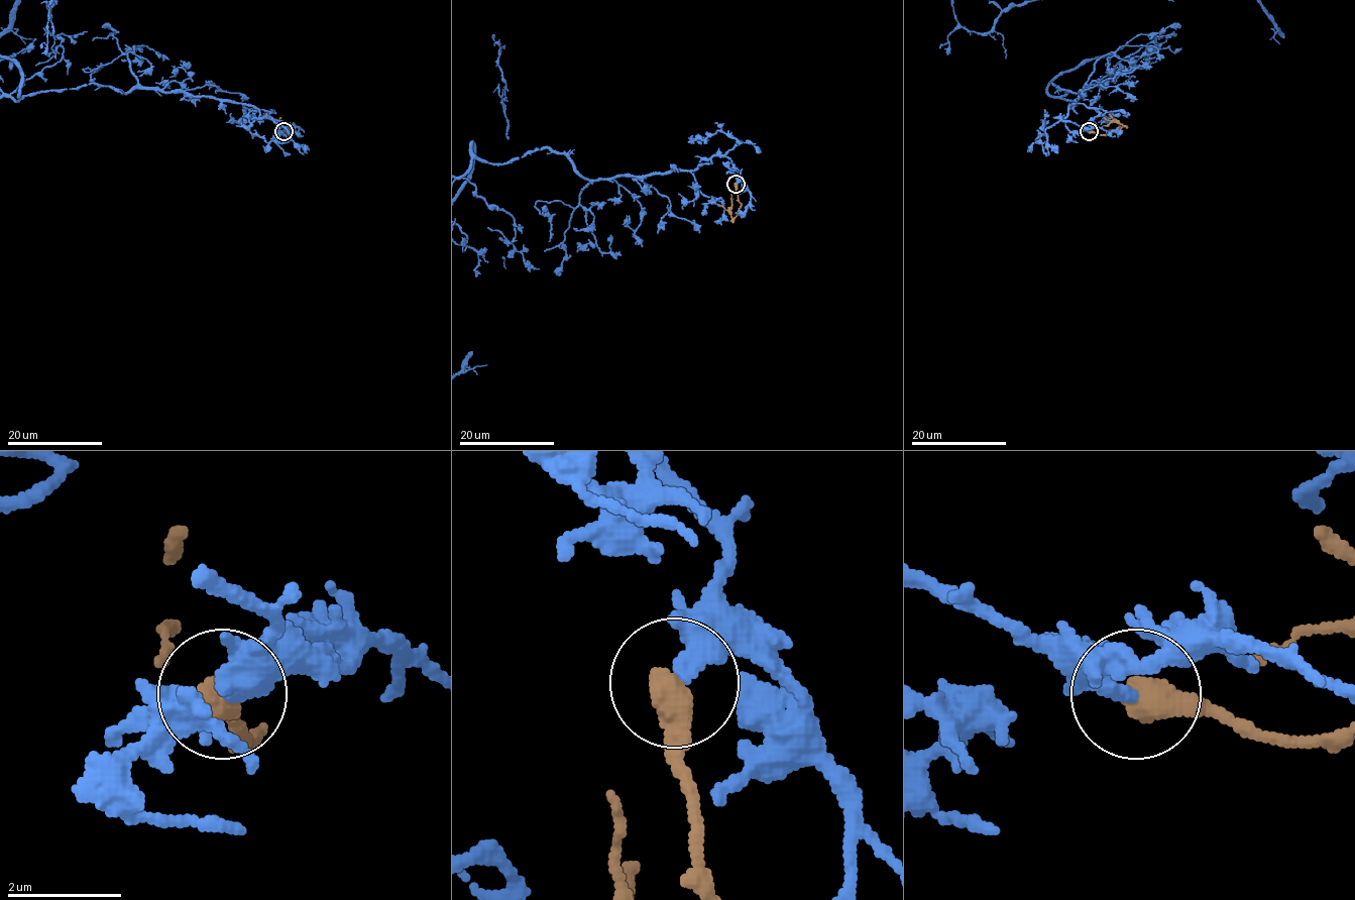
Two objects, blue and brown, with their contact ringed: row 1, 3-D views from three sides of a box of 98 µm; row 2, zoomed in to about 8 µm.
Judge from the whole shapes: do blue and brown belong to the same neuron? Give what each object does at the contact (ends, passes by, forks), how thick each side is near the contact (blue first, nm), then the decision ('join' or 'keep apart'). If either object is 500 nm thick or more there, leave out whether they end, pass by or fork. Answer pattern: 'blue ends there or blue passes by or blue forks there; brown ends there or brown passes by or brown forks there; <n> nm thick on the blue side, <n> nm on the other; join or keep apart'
320 nm thick on the blue side, 550 nm on the other; keep apart

